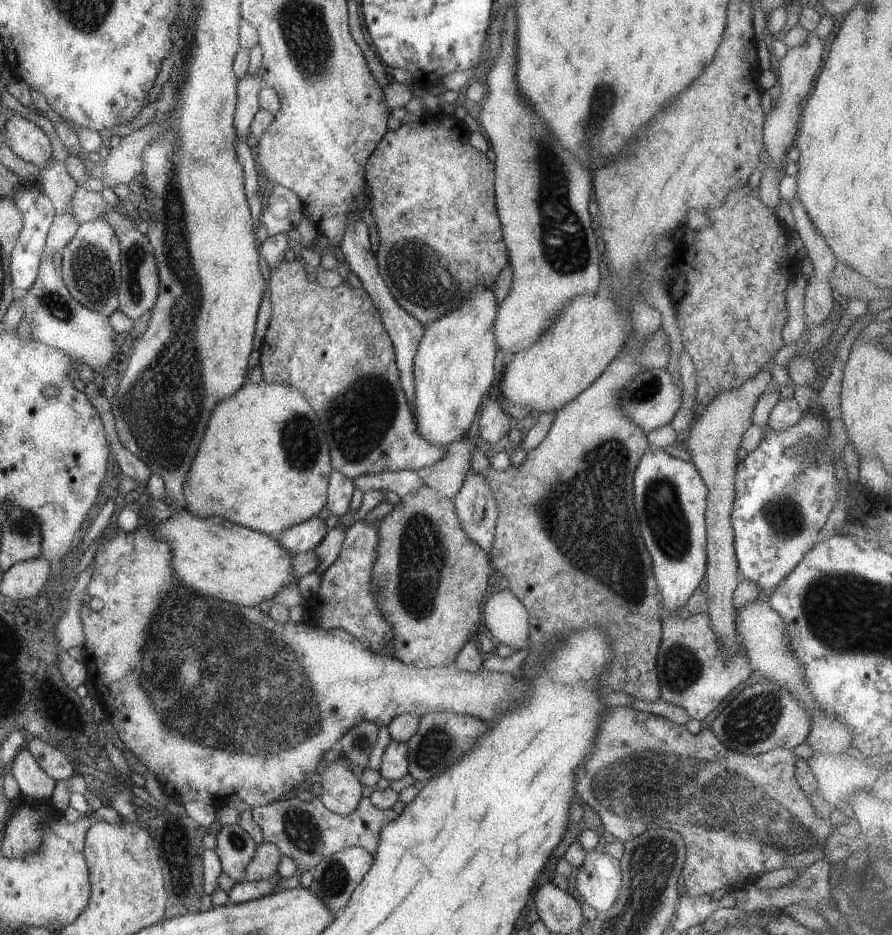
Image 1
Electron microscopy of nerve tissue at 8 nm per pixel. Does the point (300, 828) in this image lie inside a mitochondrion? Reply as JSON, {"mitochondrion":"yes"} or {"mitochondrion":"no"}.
{"mitochondrion":"yes"}

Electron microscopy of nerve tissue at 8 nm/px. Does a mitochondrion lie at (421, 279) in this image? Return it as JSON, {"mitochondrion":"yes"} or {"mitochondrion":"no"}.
{"mitochondrion":"yes"}

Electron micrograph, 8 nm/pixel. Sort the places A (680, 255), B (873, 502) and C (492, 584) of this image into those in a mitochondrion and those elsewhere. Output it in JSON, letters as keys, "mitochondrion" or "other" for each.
{"A":"other","B":"other","C":"other"}

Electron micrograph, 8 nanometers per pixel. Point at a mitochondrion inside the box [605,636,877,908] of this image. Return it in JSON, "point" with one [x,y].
{"point":[754,719]}

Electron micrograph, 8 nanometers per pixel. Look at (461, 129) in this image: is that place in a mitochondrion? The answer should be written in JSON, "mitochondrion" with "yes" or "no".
{"mitochondrion":"no"}

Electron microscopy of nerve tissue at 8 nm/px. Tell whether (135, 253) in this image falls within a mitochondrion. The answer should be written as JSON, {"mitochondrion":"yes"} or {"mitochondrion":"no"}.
{"mitochondrion":"yes"}

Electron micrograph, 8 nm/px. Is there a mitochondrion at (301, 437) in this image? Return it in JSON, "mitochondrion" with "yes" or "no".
{"mitochondrion":"yes"}

